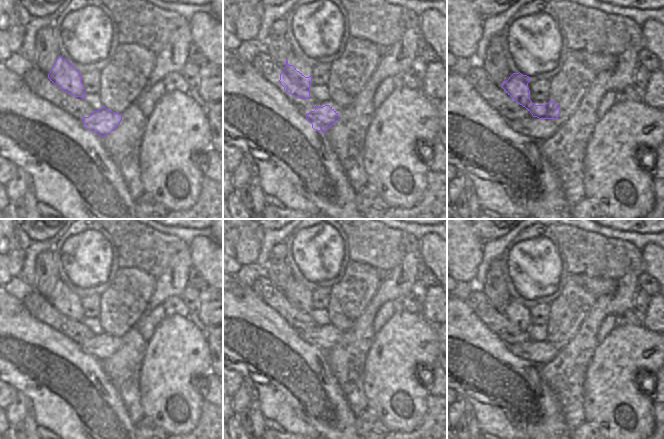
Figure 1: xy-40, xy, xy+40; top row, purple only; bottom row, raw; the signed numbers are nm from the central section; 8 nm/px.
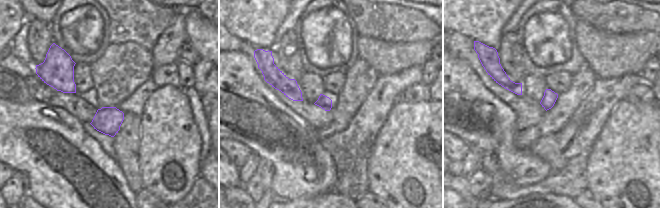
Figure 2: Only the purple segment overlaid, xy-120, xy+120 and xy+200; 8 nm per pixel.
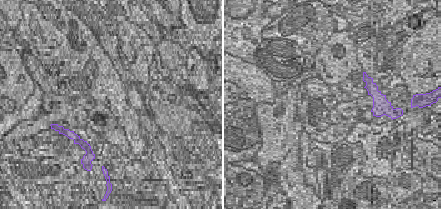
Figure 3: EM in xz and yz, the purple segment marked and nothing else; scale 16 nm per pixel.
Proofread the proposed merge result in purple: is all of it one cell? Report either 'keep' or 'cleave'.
cleave

